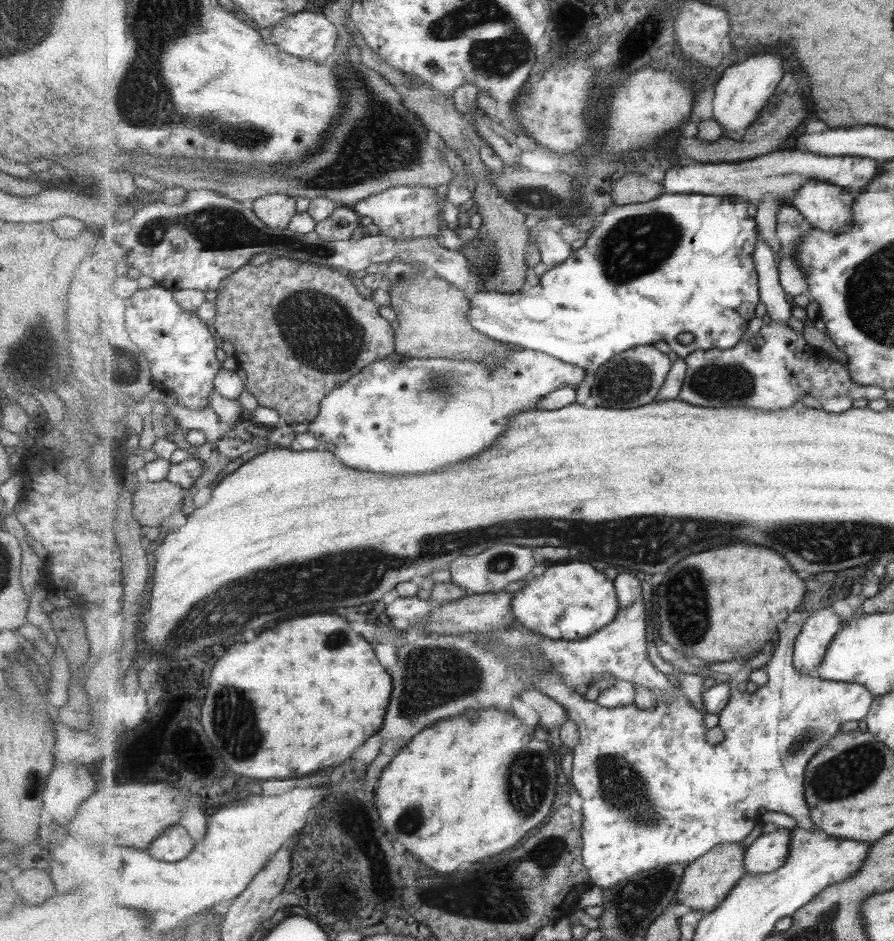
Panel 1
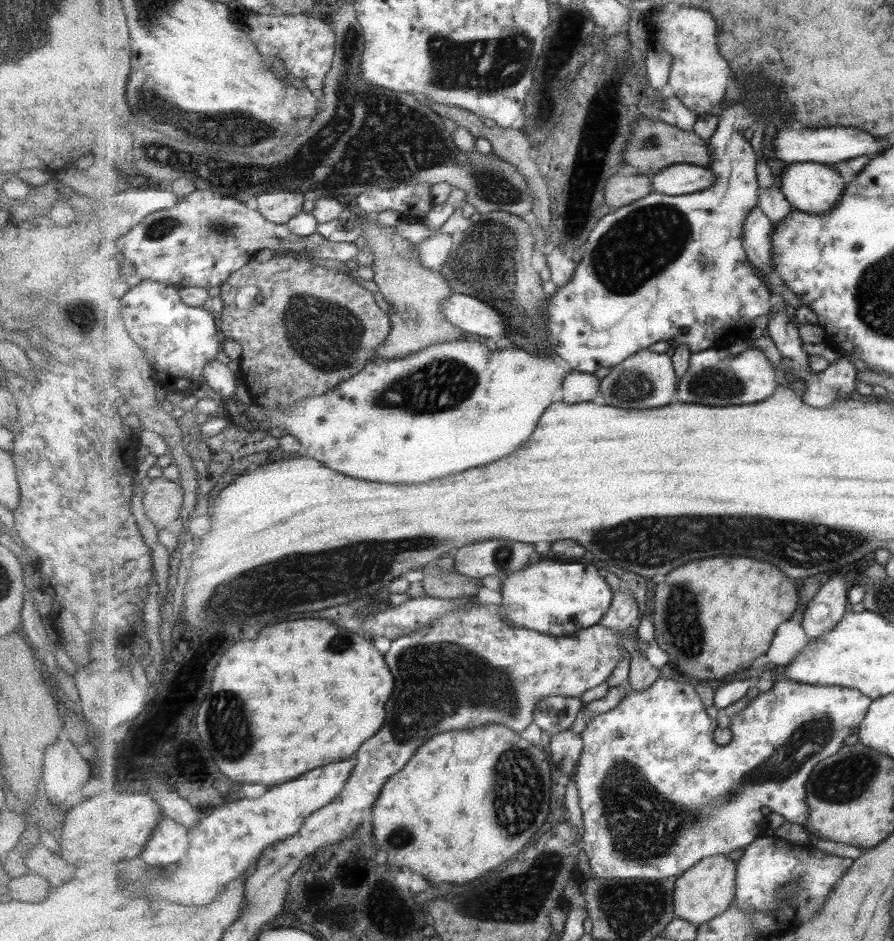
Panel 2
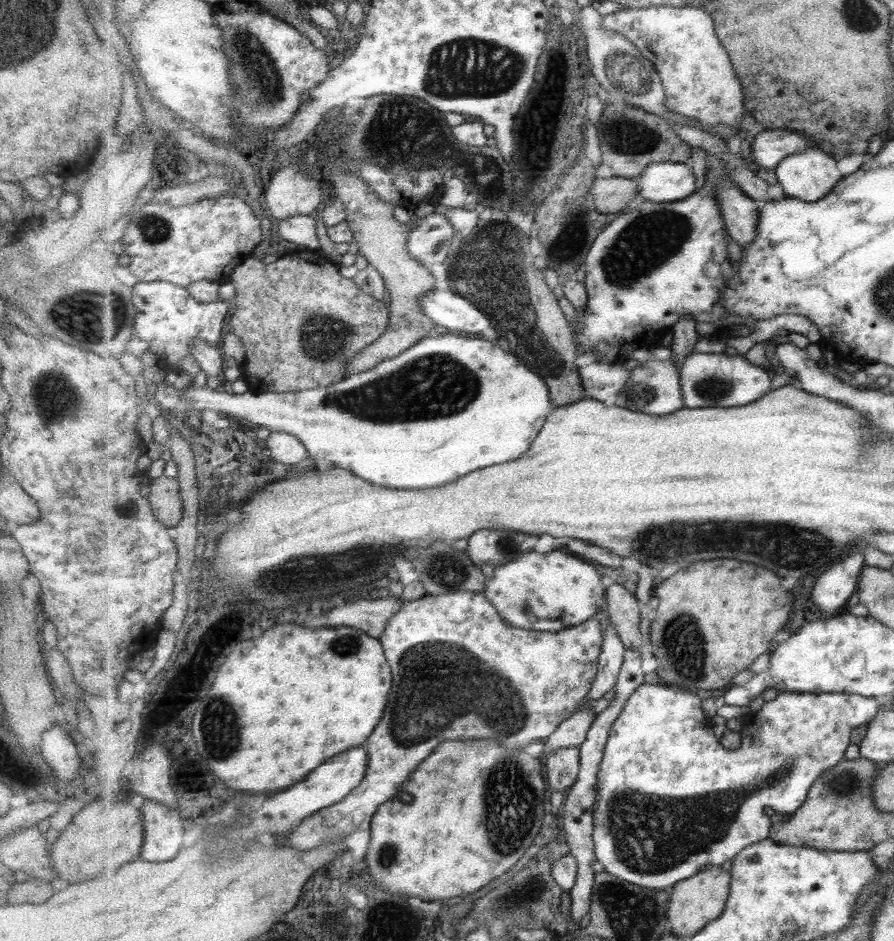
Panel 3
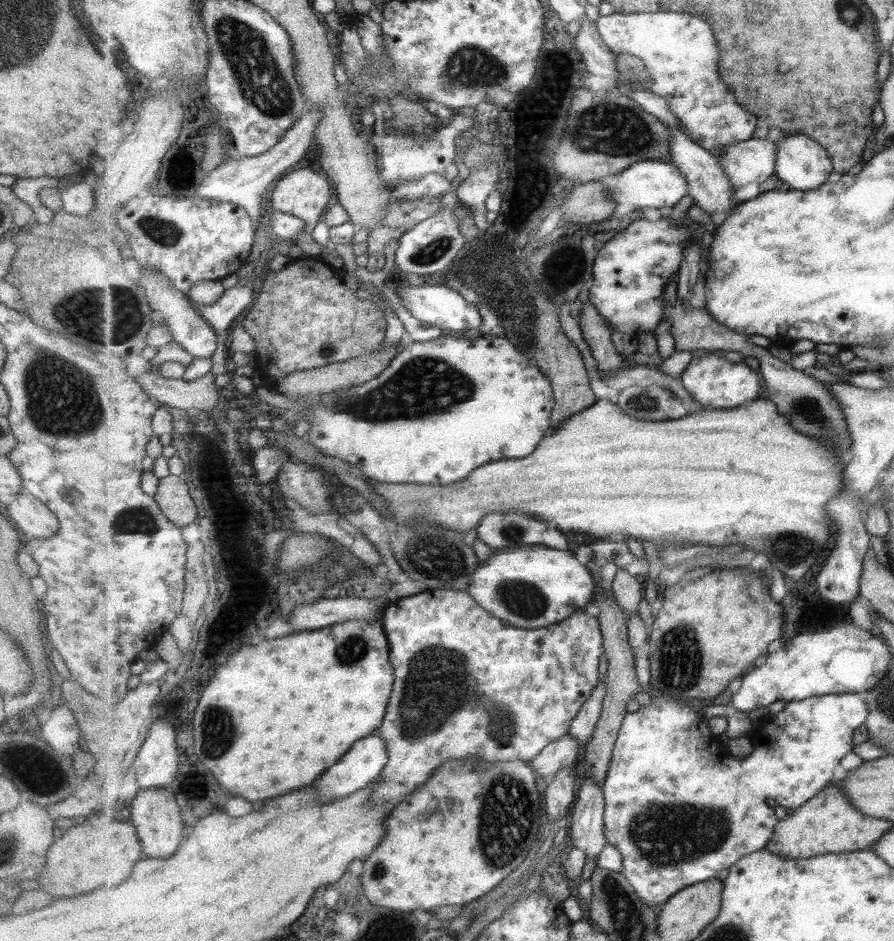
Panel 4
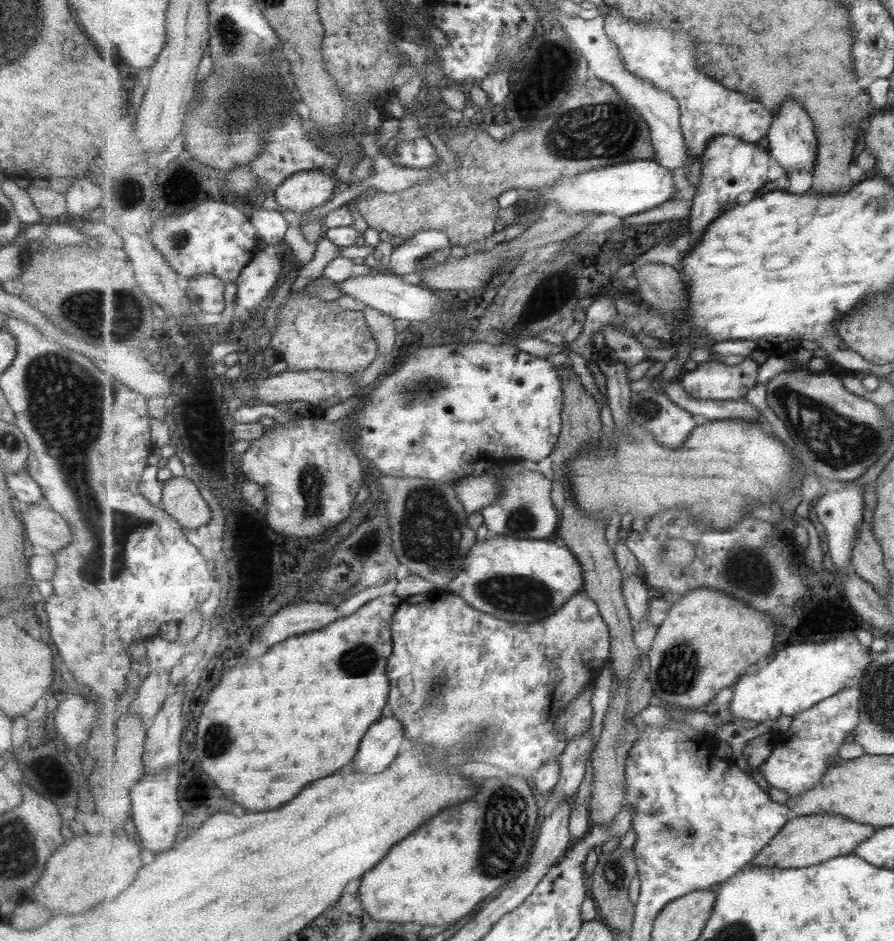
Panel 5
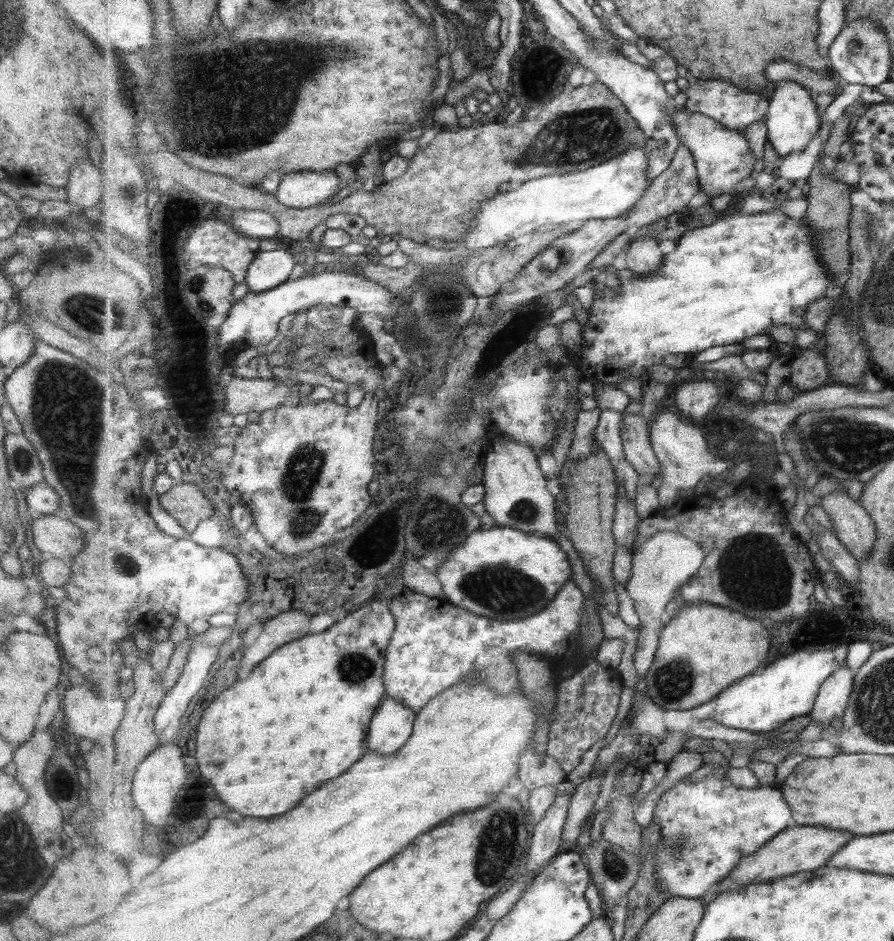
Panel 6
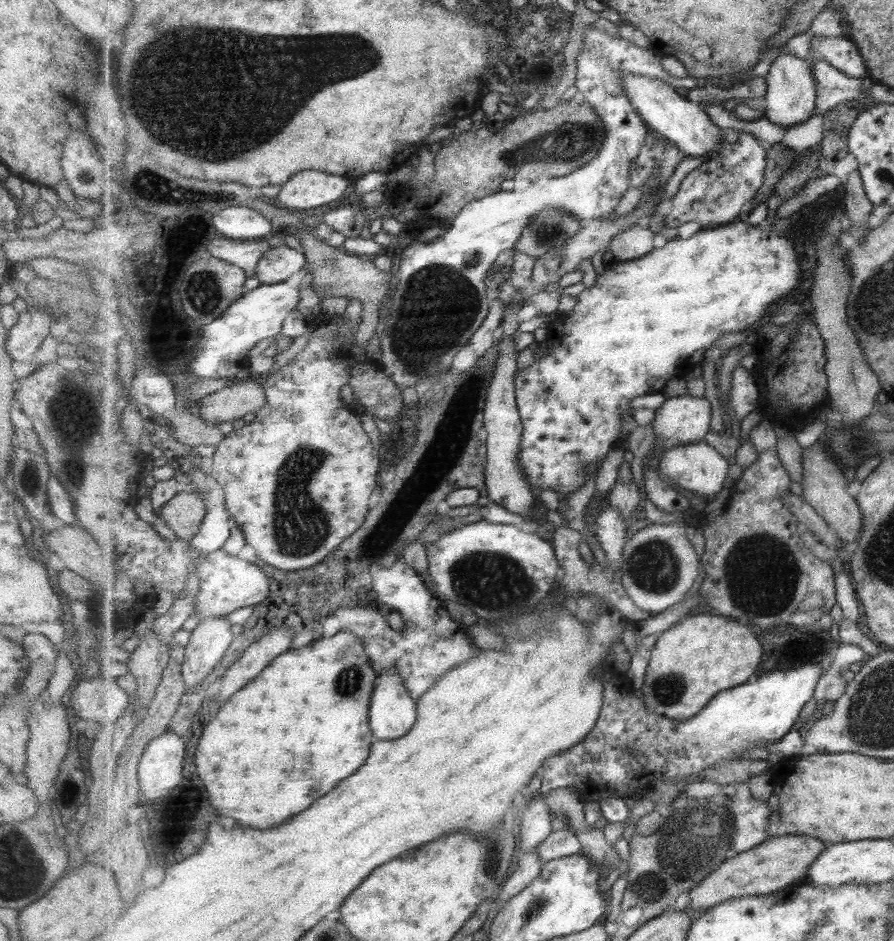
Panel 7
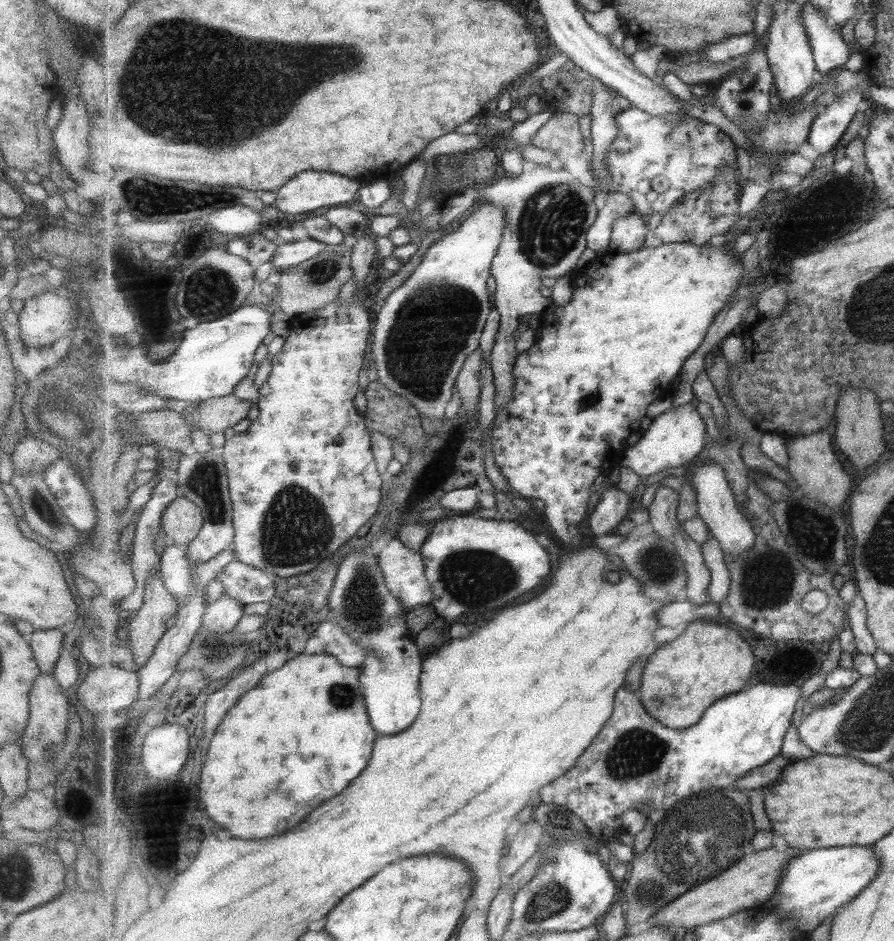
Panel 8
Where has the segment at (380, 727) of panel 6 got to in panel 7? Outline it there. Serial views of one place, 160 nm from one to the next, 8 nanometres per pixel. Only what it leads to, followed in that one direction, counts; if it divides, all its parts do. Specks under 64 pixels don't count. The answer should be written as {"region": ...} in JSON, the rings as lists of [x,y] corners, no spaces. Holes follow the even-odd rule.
{"region":[[[399,672],[377,678],[372,697],[370,727],[376,740],[397,740],[418,721],[418,703],[405,688]]]}

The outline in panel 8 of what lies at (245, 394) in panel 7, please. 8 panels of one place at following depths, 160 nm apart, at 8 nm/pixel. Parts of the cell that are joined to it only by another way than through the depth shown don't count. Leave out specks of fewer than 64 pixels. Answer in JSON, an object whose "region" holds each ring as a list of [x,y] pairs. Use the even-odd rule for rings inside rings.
{"region":[[[234,395],[201,401],[197,407],[200,416],[197,427],[206,434],[225,432],[239,424],[243,418],[247,418],[251,408],[253,408],[253,402],[239,399]]]}

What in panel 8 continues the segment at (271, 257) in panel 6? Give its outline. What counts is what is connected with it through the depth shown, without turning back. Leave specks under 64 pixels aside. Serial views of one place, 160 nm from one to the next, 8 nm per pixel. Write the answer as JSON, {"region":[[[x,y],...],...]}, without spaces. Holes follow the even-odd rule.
{"region":[[[311,238],[303,241],[293,240],[291,243],[281,242],[272,256],[272,264],[275,267],[273,274],[278,274],[279,271],[282,273],[282,270],[291,269],[292,266],[296,267],[306,260],[311,260],[321,251],[340,252],[345,255],[350,253],[350,249],[339,244],[337,246],[325,244]]]}

